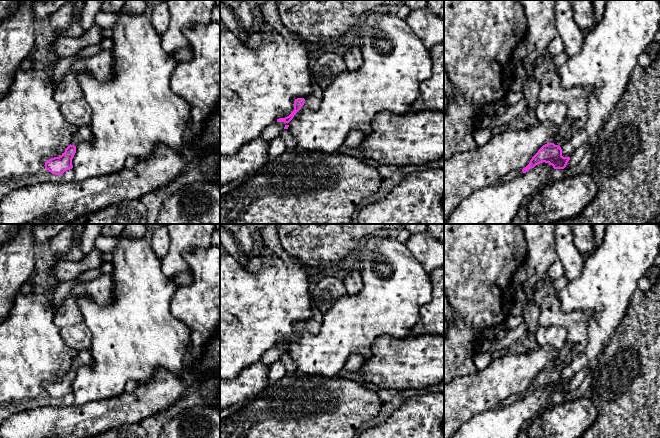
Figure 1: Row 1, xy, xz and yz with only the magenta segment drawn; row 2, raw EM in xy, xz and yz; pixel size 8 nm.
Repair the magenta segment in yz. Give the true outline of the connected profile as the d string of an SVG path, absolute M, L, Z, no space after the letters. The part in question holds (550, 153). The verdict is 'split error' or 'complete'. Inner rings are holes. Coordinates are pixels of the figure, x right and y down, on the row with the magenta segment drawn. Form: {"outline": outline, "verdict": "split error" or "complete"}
{"outline": "M563 137L554 143L543 145L538 152L532 157L529 164L522 169L523 173L528 172L530 168L545 162L553 166L554 169L564 169L570 160L570 157L562 156L561 147L565 144L566 139Z", "verdict": "split error"}

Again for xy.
{"outline": "M82 126L72 139L70 145L59 157L54 157L45 162L45 169L55 175L62 175L65 171L73 168L72 159L76 153L76 147L82 143L92 140L90 126Z", "verdict": "split error"}

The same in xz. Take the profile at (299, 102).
{"outline": "M311 77L311 84L313 87L312 93L307 98L297 98L294 101L293 112L285 117L277 119L277 122L289 123L292 119L297 119L301 115L301 107L303 105L309 106L311 109L318 110L323 100L324 89L321 88L316 81Z", "verdict": "split error"}

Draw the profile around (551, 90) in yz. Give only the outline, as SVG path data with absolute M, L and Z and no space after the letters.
M547 70L540 82L538 100L544 103L561 102L567 105L568 118L573 120L575 129L582 128L588 121L588 95L582 87L564 89L561 85L557 71L550 72Z

